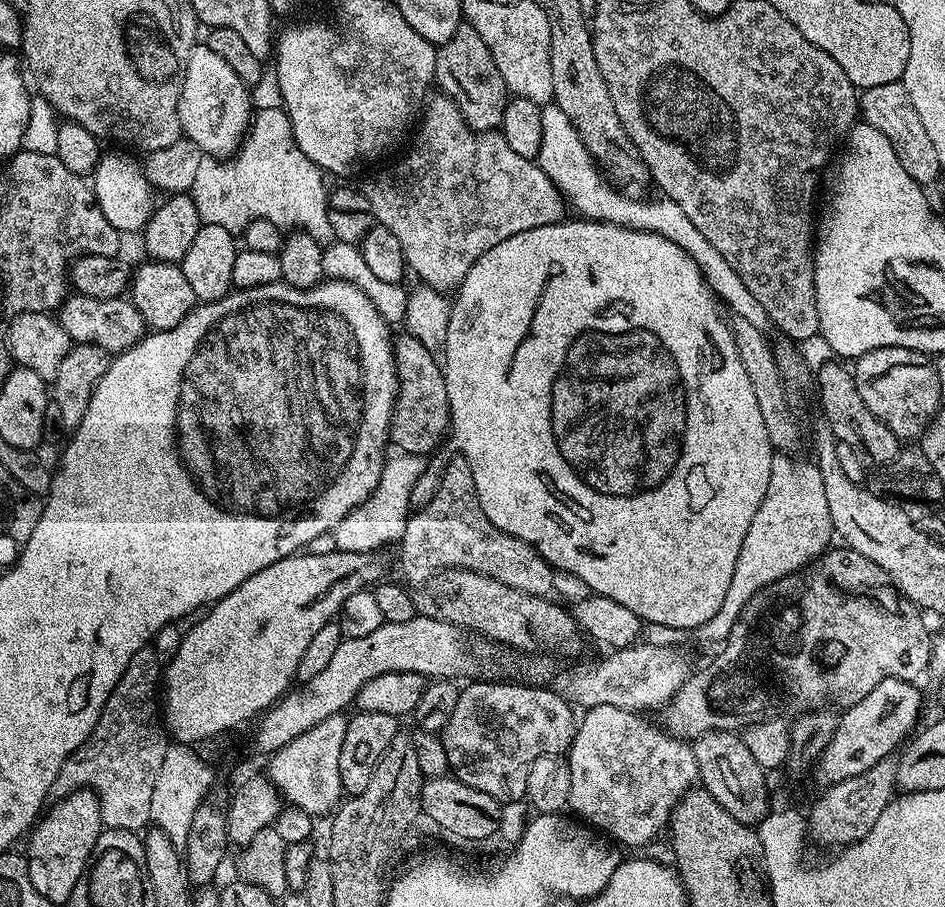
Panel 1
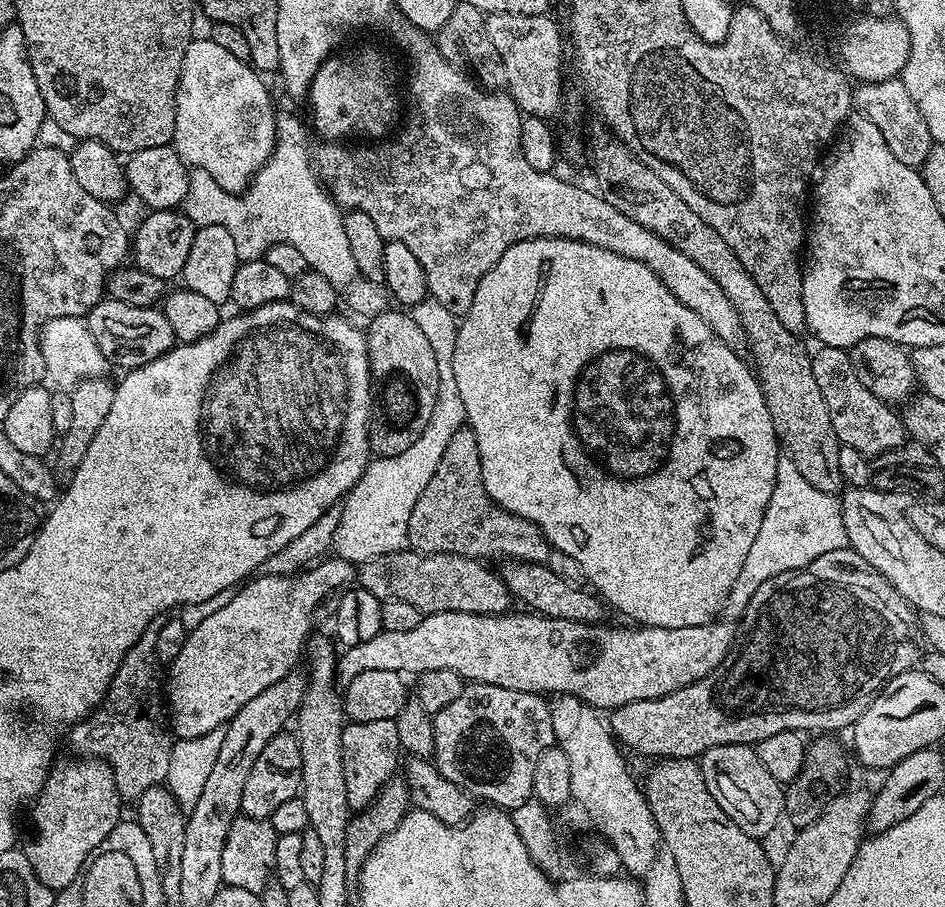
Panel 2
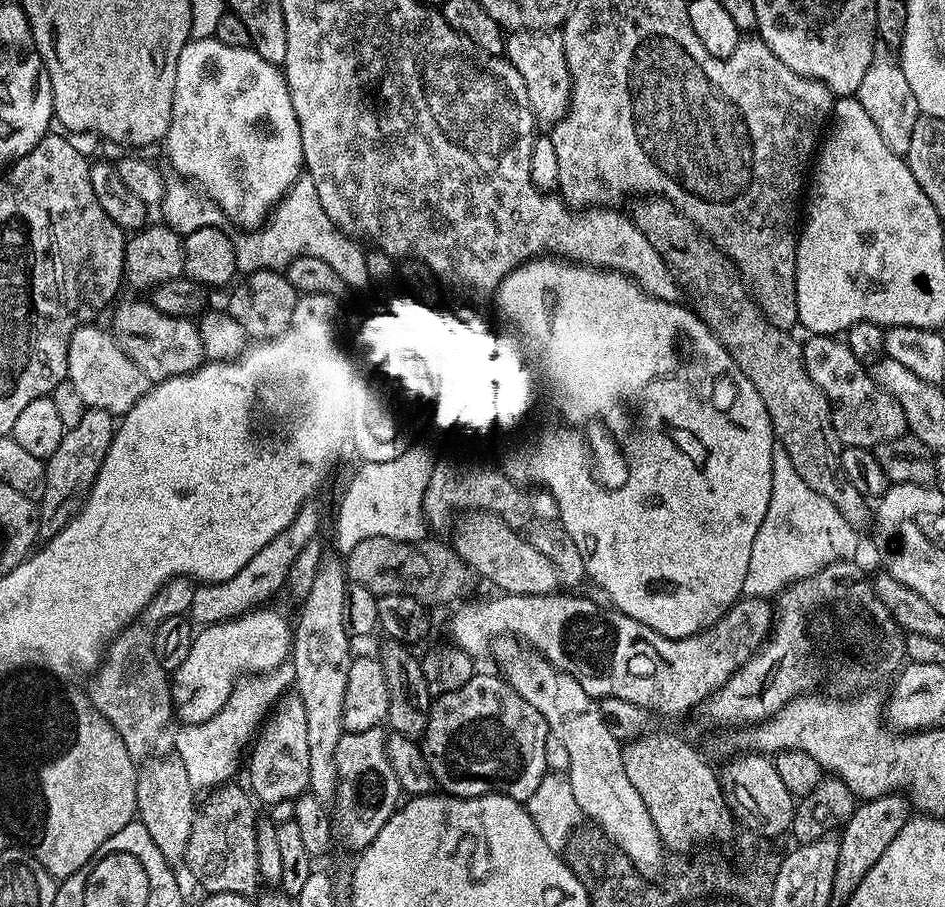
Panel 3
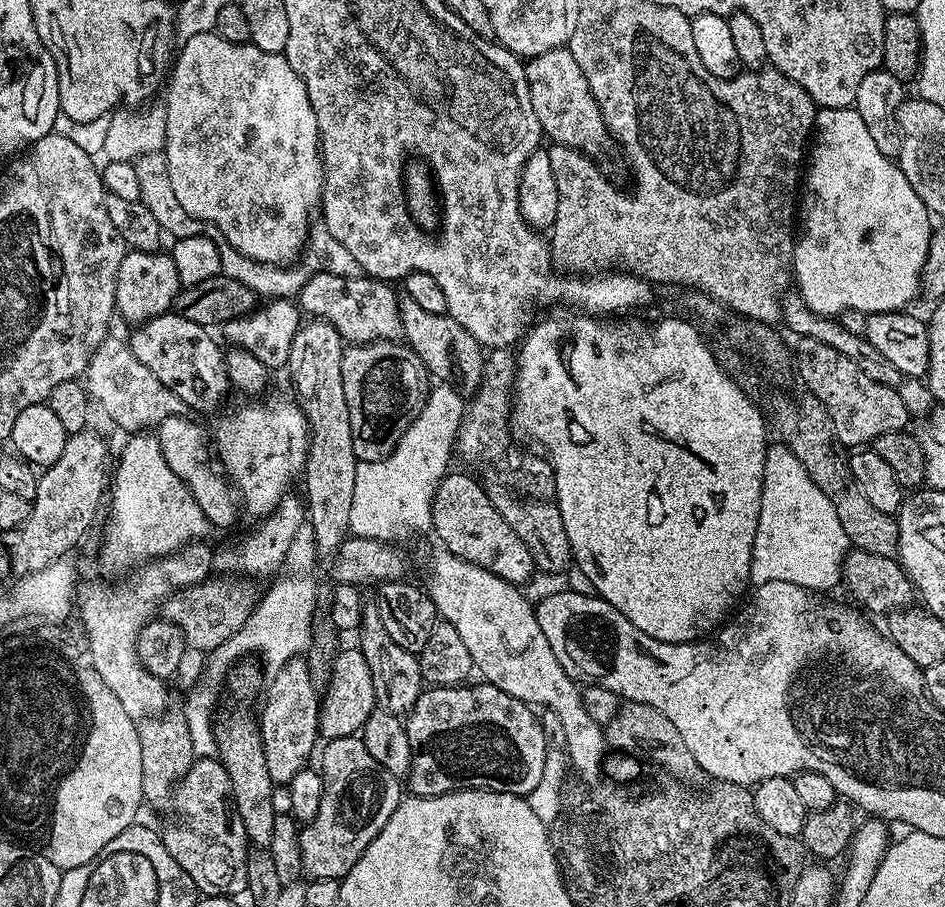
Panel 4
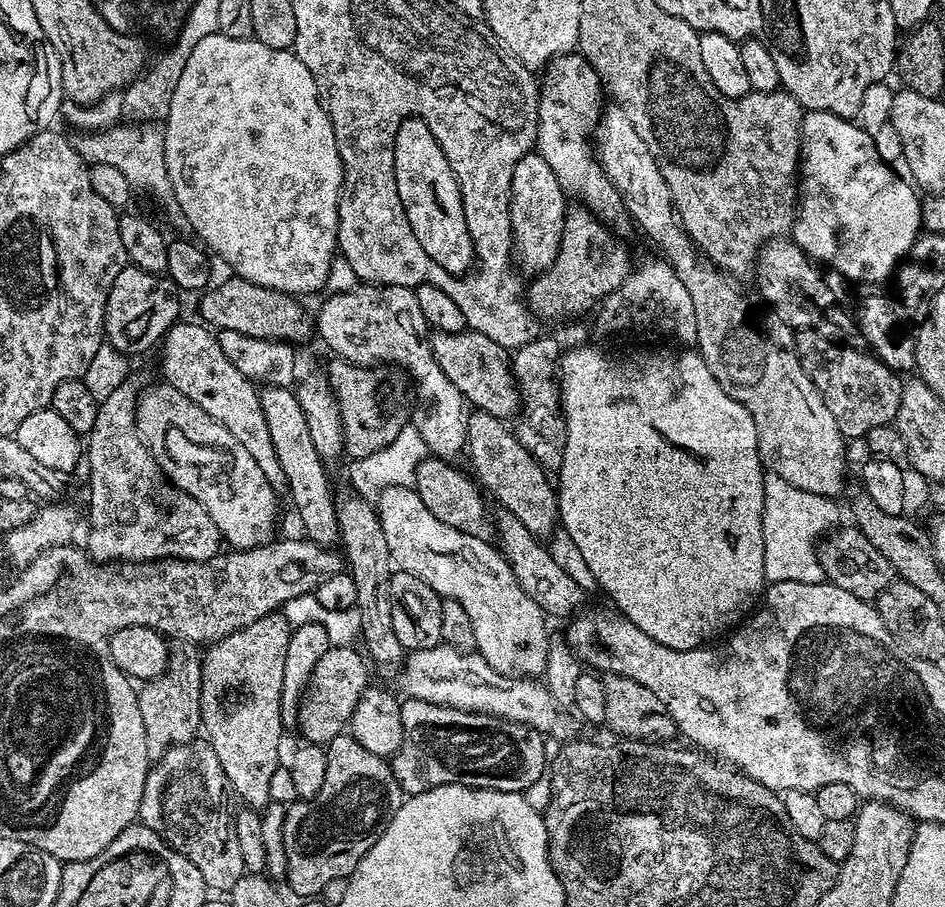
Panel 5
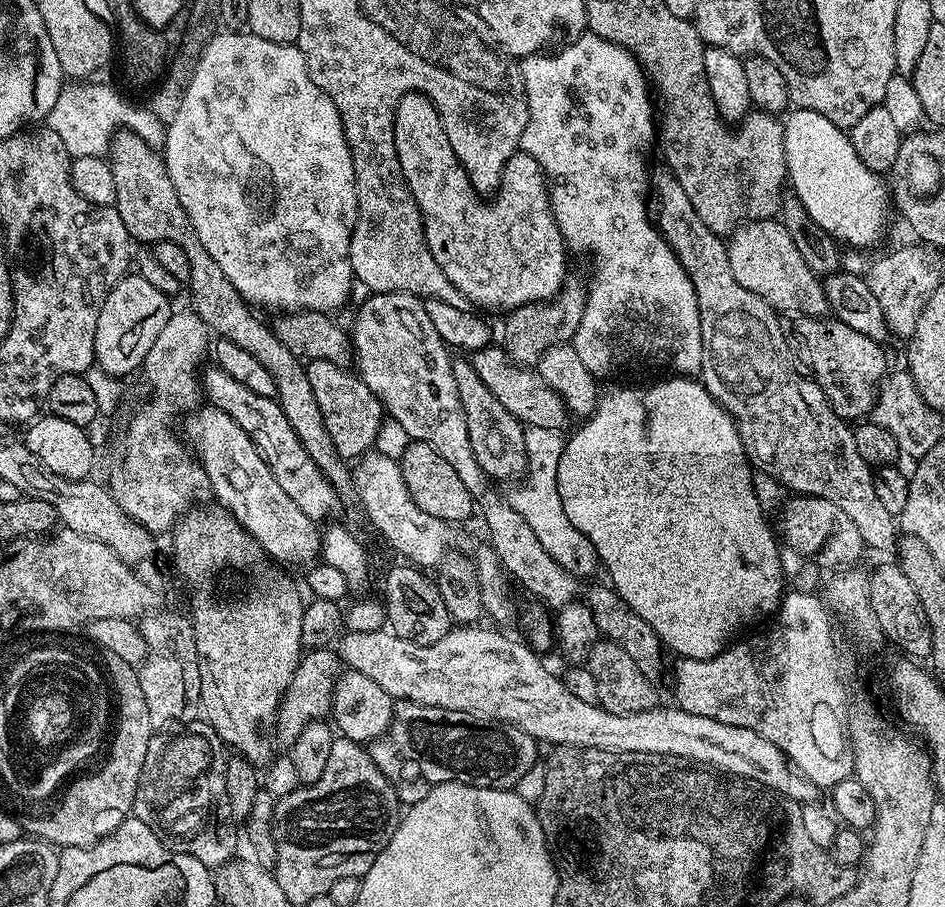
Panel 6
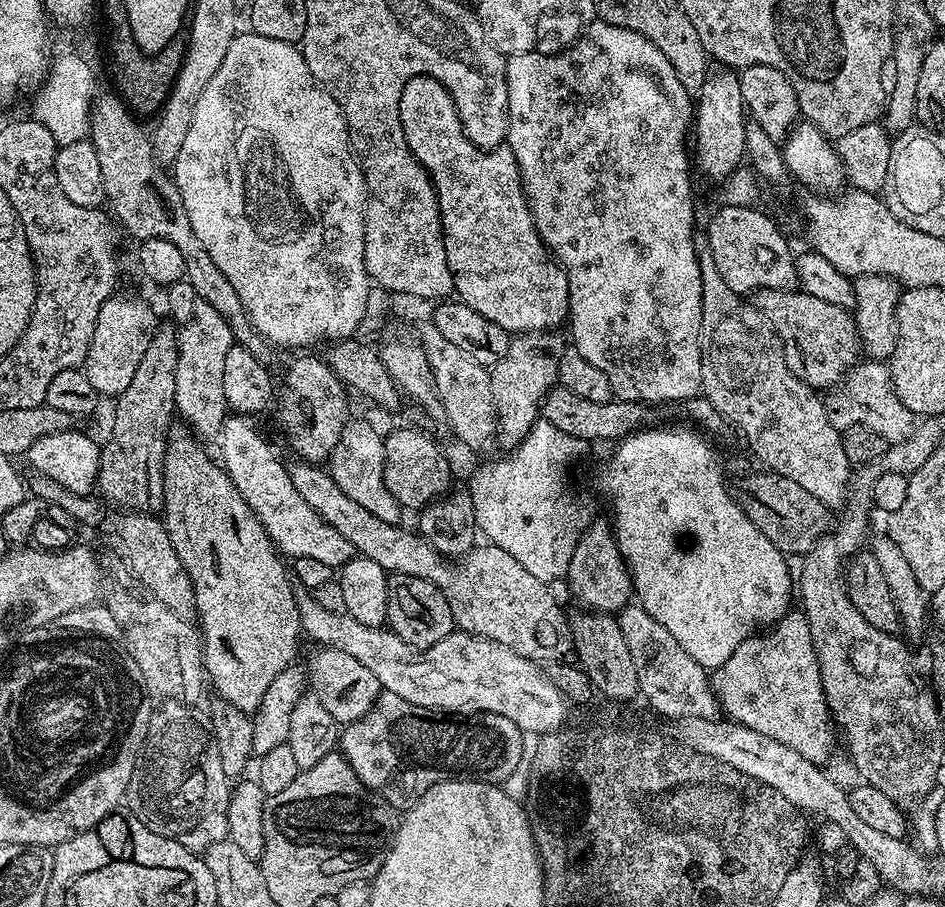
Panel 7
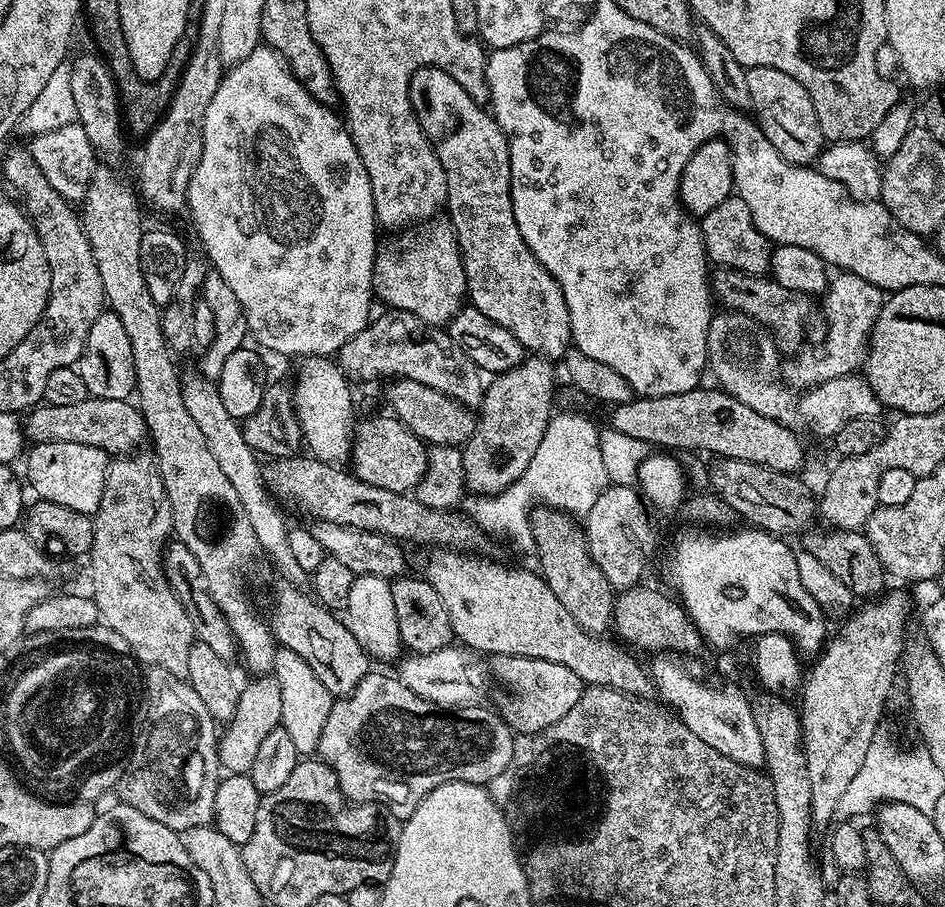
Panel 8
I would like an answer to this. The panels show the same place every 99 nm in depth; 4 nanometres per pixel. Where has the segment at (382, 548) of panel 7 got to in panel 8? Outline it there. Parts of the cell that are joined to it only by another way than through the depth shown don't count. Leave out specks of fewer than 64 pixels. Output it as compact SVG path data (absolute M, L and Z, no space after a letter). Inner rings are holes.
M436 550L429 558L423 575L438 590L438 598L442 598L442 606L446 606L446 614L450 614L450 626L453 637L463 644L465 649L473 653L488 652L493 656L529 656L542 658L546 662L558 662L562 666L570 666L578 678L582 678L585 685L619 688L630 696L647 697L650 692L649 673L645 665L640 665L632 656L623 652L625 649L619 643L611 644L599 635L582 630L578 622L558 602L554 590L544 581L544 577L535 571L527 572L524 568L507 568L496 560L479 560L476 554L465 554L455 550Z

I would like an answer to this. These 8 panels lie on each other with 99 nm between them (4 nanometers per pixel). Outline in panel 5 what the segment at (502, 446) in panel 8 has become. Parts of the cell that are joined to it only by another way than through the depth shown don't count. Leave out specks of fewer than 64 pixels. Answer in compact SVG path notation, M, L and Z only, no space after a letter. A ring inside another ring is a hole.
M572 206L564 213L562 242L558 254L547 272L539 273L533 284L526 288L528 309L541 322L547 320L568 320L571 316L580 316L611 294L608 291L608 268L612 276L627 278L630 271L628 252L612 237L607 223L597 220L589 208Z

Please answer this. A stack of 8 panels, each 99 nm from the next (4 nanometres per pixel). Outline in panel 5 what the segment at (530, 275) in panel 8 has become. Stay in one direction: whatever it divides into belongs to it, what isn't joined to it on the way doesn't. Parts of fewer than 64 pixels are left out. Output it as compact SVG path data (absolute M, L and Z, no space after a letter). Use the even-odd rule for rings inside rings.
M409 118L398 126L398 134L394 138L394 178L398 186L398 198L402 198L402 206L410 222L410 230L414 230L414 238L418 238L422 250L426 250L426 254L430 254L430 258L434 258L434 262L438 262L442 270L463 277L473 267L474 252L472 239L468 236L468 227L464 221L460 183L456 181L454 170L450 170L450 162L442 154L442 146L438 146L434 134L430 134L426 122L422 119ZM533 150L527 152L514 166L512 197L510 198L510 222L512 223L512 246L514 260L521 273L539 274L547 272L558 254L562 242L562 226L566 211L566 193L558 182L554 170L550 170L546 158Z

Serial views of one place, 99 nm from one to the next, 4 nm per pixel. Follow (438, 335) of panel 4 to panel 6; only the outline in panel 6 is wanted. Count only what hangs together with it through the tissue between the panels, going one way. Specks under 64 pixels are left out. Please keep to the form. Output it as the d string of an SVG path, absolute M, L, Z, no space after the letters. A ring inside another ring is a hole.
M491 344L473 352L468 361L474 366L475 372L486 384L487 389L498 398L498 402L501 402L510 414L514 414L520 420L521 424L538 429L556 431L564 429L570 418L570 411L565 406L564 399L540 377L539 373L513 363L501 345Z

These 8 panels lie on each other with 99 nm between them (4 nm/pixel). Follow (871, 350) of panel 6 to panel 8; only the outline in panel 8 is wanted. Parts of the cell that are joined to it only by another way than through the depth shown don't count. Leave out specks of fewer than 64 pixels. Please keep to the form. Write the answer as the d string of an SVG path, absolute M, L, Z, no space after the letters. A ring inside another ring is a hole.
M717 267L710 276L710 291L717 301L720 300L729 312L741 312L752 320L757 320L764 328L767 328L776 338L777 345L781 349L796 350L805 343L804 327L812 316L813 301L803 296L801 292L786 290L769 278L767 275L751 276L745 272L739 272L733 268Z

